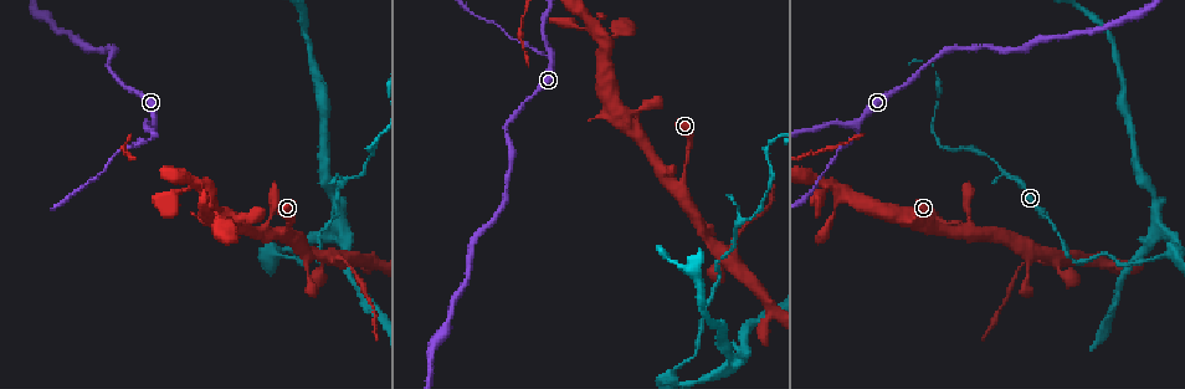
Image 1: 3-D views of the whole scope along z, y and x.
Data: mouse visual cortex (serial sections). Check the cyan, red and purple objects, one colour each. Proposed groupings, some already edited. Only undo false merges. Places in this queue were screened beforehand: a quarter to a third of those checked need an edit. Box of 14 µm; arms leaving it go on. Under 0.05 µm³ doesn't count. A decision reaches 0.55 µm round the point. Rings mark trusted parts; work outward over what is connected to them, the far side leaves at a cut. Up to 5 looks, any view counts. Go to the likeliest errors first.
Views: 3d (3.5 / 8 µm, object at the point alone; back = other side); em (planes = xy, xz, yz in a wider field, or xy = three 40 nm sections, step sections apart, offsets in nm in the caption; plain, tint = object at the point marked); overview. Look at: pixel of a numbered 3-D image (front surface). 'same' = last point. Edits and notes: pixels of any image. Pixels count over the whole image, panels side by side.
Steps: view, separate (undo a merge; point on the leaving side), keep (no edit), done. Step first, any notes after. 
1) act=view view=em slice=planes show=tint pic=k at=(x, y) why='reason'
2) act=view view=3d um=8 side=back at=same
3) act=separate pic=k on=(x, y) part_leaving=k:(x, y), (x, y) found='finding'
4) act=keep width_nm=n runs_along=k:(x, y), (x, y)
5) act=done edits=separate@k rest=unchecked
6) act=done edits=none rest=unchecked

act=view view=3d um=3.5 pic=1 at=(552, 59) why='a fork'

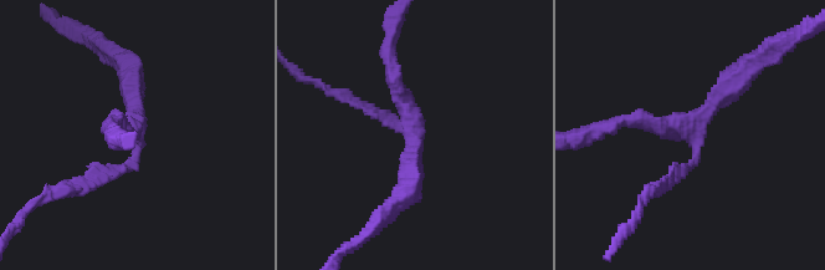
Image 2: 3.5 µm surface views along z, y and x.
act=view view=em slice=xy step=3 show=plain pic=2 at=(416, 141) arms=3 arm_widths_nm=100,200,300 why='need the tissue'

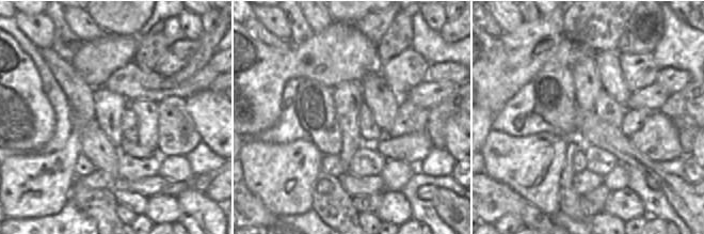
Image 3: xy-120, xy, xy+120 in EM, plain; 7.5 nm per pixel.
act=view view=em slice=xy step=3 show=tint at=same

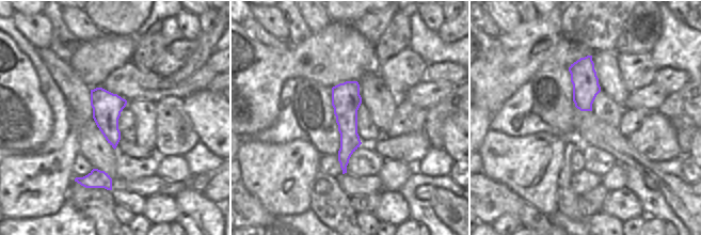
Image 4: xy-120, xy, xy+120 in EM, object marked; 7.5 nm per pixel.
act=keep runs_along=2:(753, 62), (700, 120), (626, 120) found='one cell here'

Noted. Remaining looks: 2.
act=view view=3d um=3.5 pic=1 at=(1166, 254)

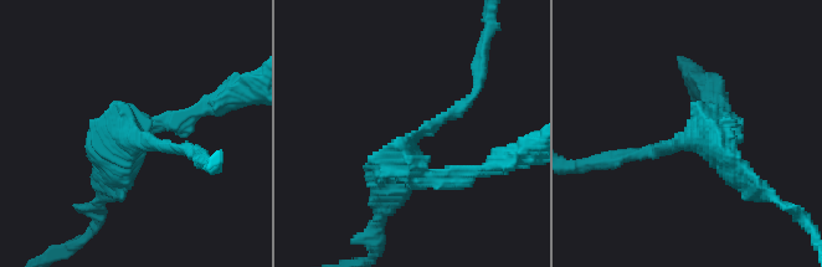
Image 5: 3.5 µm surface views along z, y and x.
act=view view=em slice=xy step=3 show=tint pic=5 at=(695, 139) why='shape alone is not enough'

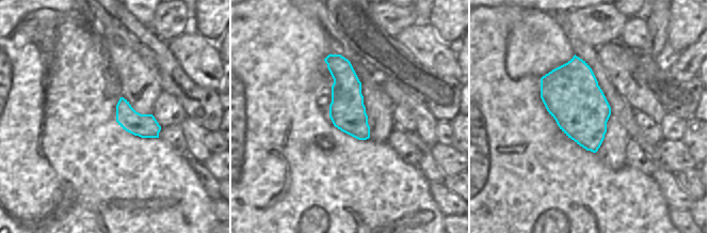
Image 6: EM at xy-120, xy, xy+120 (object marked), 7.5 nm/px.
act=separate pic=5 on=(463, 175) found='a second cell is stuck on'

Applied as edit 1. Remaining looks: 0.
act=done edits=separate@5 rest=unchecked

